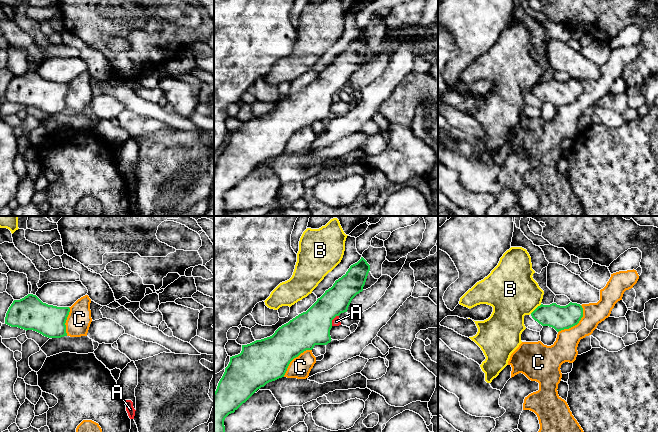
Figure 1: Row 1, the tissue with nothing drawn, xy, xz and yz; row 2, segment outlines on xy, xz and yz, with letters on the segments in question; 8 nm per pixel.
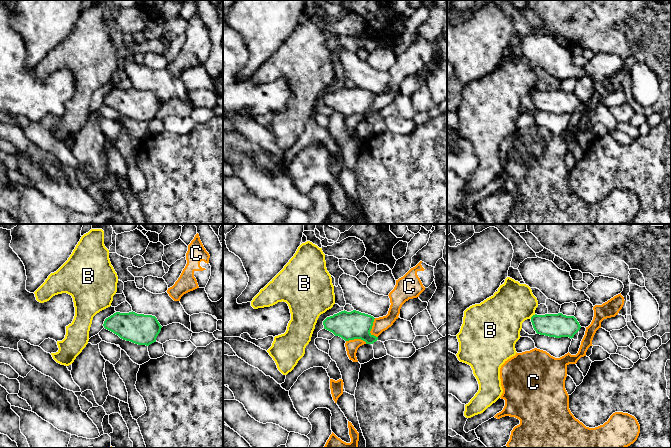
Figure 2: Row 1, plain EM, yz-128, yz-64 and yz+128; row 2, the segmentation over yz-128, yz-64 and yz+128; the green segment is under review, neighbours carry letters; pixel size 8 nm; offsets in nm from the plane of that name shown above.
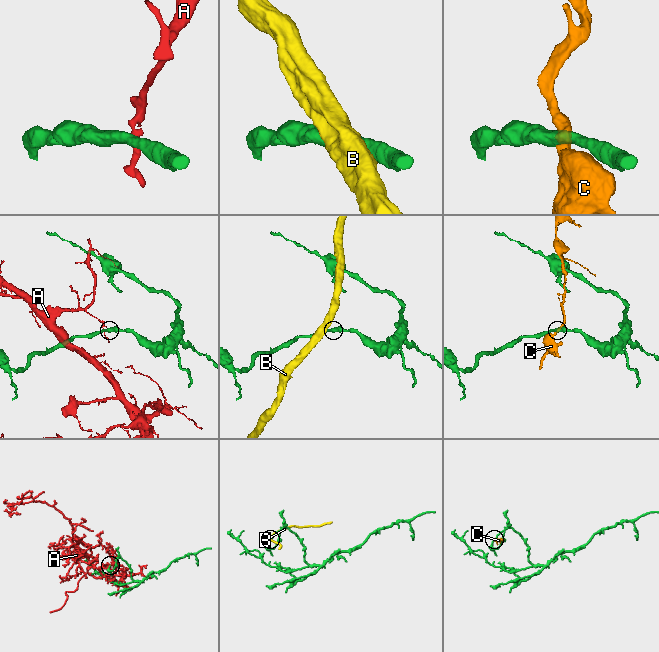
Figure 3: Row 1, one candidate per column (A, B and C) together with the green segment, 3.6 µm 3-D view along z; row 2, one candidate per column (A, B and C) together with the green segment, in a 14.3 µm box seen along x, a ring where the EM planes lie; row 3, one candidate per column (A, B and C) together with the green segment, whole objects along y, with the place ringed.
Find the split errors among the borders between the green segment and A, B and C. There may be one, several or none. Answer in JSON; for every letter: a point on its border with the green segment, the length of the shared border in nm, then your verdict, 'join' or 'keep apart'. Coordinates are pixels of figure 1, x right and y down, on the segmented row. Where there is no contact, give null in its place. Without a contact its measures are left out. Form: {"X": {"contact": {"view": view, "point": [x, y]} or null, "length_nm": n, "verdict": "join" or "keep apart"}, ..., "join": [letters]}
{"A": {"contact": {"view": "xz", "point": [332, 319]}, "length_nm": 110, "verdict": "keep apart"}, "B": {"contact": {"view": "yz", "point": [536, 308]}, "length_nm": 120, "verdict": "keep apart"}, "C": {"contact": {"view": "yz", "point": [576, 324]}, "length_nm": 300, "verdict": "keep apart"}, "join": []}

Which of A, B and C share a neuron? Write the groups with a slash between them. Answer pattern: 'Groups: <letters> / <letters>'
Groups: A / B / C

